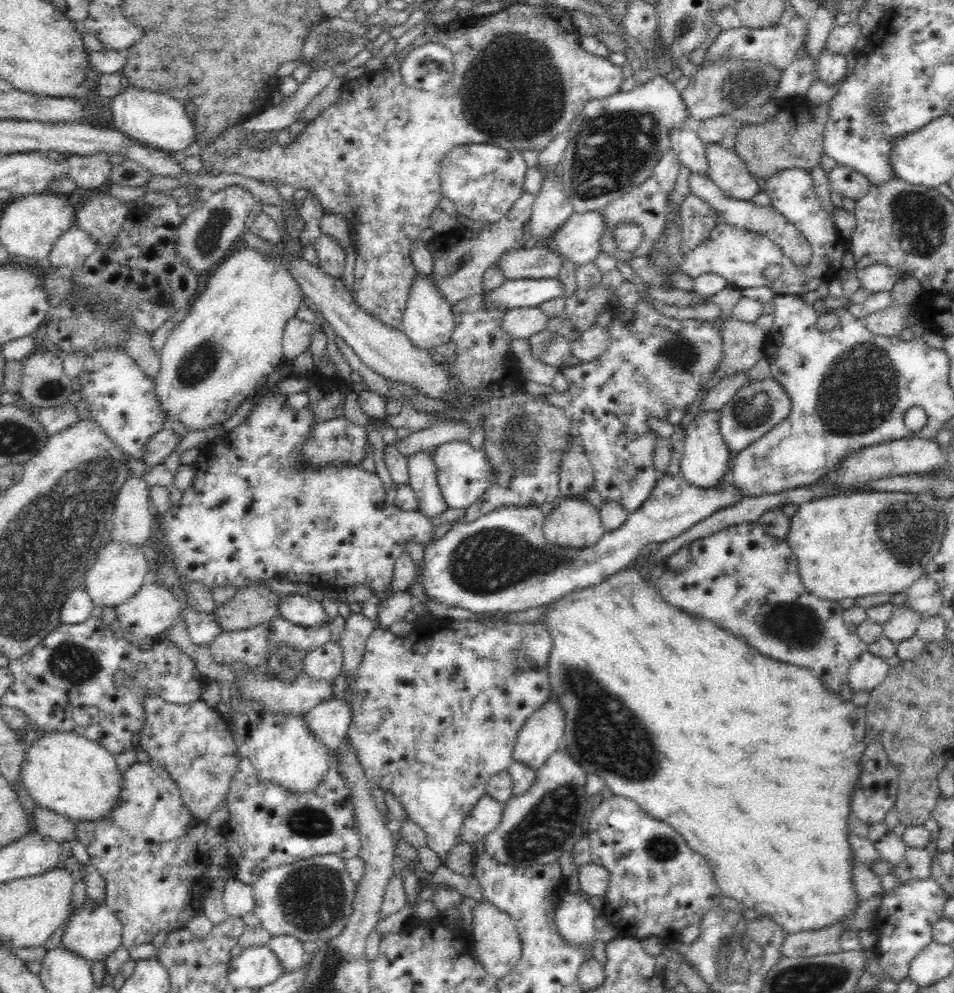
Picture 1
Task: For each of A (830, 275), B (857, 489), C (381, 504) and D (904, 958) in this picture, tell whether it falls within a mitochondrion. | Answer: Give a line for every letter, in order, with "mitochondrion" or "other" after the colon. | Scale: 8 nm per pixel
A: other
B: other
C: other
D: other

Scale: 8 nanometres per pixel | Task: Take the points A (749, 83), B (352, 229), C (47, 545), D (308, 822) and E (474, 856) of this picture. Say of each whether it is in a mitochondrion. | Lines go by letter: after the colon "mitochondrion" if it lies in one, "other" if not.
A: mitochondrion
B: other
C: mitochondrion
D: mitochondrion
E: other

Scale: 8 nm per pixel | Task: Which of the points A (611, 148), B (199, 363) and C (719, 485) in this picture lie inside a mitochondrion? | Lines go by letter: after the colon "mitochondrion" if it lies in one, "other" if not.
A: mitochondrion
B: mitochondrion
C: other

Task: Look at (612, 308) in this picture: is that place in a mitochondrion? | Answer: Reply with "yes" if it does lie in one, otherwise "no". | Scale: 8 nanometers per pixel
no

